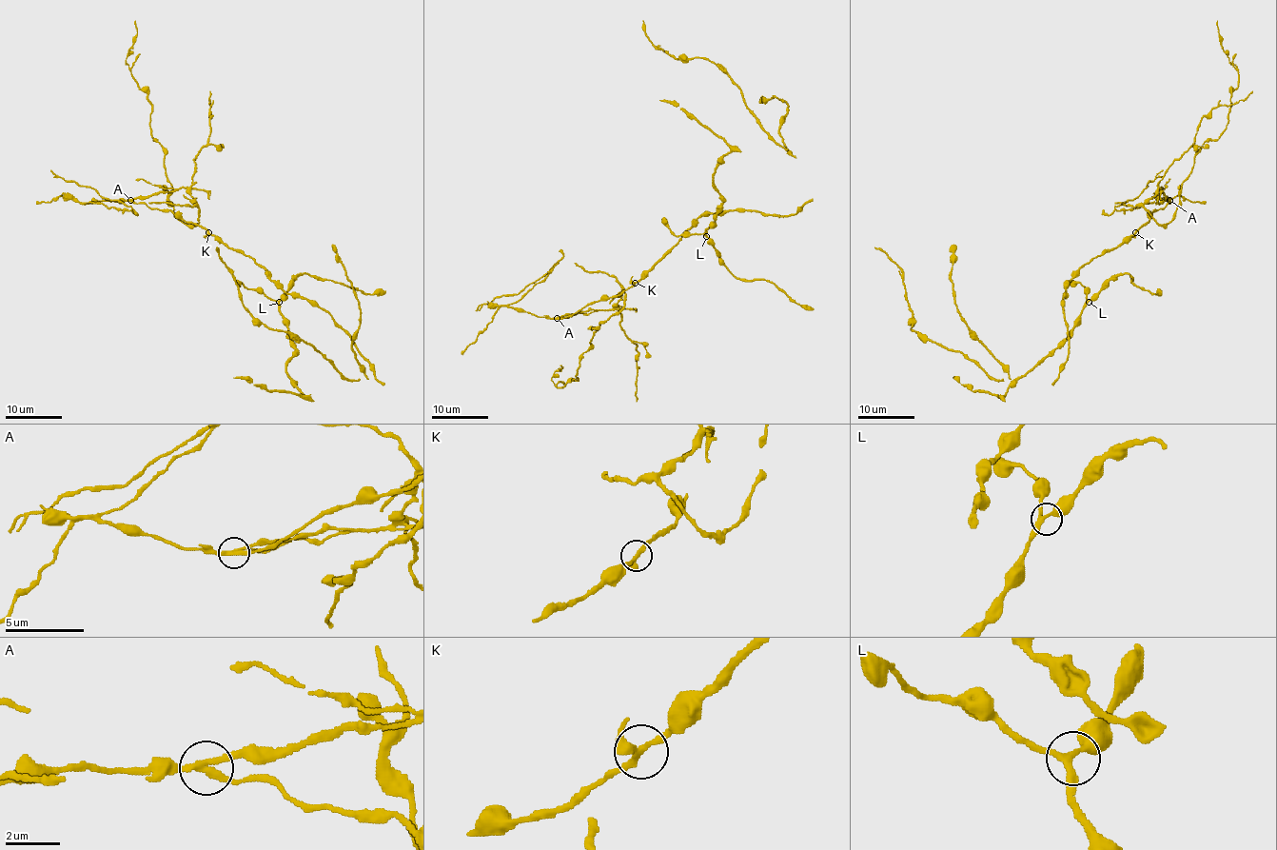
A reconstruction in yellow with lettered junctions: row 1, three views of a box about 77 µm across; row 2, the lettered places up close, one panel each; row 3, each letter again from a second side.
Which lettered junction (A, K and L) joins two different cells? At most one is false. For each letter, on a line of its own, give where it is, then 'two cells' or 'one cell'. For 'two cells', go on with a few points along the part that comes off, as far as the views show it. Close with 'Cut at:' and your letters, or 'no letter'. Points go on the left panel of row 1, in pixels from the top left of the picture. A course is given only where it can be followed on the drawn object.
A: at (130, 200); two cells; foreign part runs (131, 200), (185, 187), (199, 221), (186, 226), (169, 200), (151, 101), (126, 60), (134, 21)
K: at (208, 232); one cell
L: at (279, 302); one cell
Cut at: A

